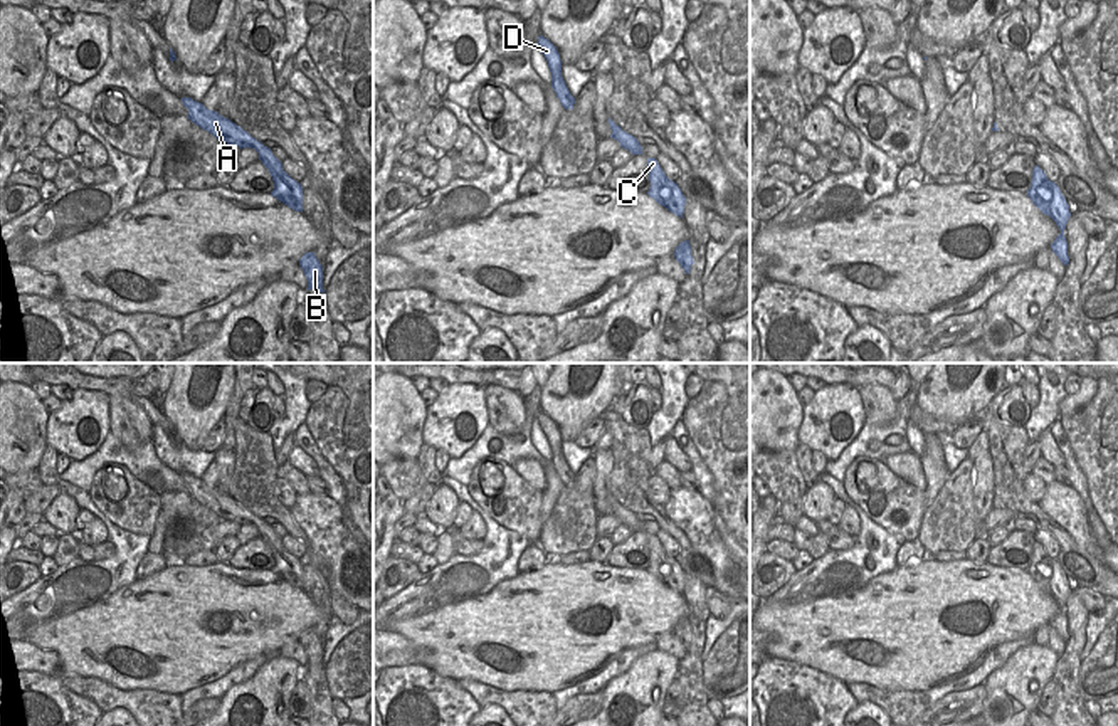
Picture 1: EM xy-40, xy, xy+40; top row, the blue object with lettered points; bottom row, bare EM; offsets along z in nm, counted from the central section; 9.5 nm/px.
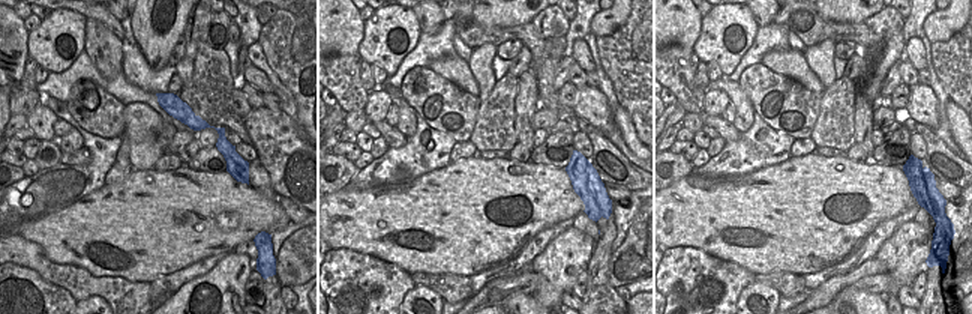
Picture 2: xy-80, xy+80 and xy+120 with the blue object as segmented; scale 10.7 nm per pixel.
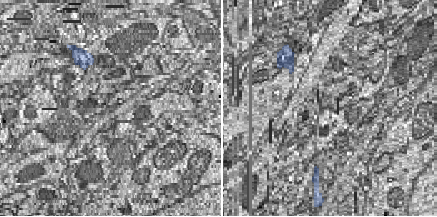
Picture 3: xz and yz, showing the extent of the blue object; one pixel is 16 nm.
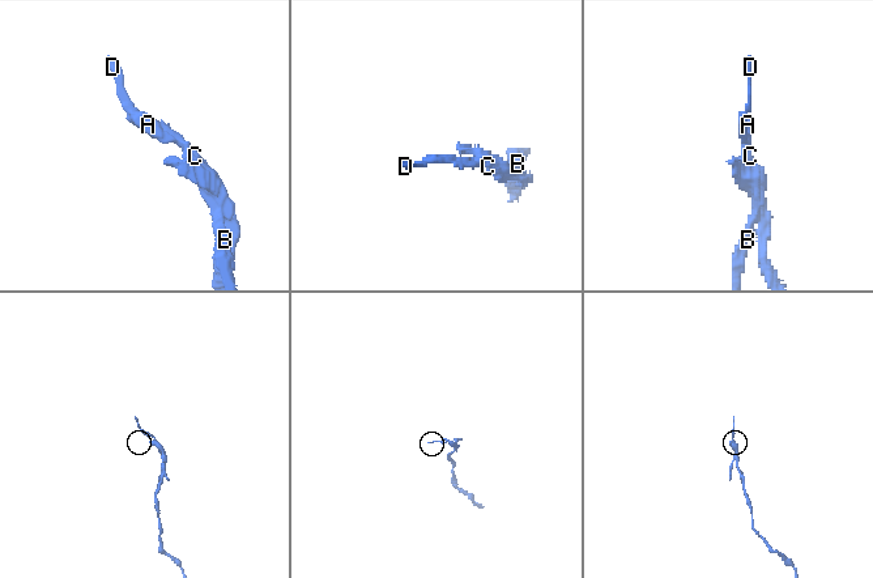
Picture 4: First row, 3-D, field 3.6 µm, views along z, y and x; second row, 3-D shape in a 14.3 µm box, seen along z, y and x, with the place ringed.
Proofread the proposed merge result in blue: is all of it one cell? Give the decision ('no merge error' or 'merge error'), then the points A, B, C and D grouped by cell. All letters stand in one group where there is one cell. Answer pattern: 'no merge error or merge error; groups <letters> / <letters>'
merge error; groups A C D / B

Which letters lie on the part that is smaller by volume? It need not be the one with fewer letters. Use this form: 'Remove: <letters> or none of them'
Remove: B

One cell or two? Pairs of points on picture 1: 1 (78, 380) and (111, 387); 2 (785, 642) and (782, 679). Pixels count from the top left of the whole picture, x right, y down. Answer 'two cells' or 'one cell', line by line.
1: one cell
2: two cells

